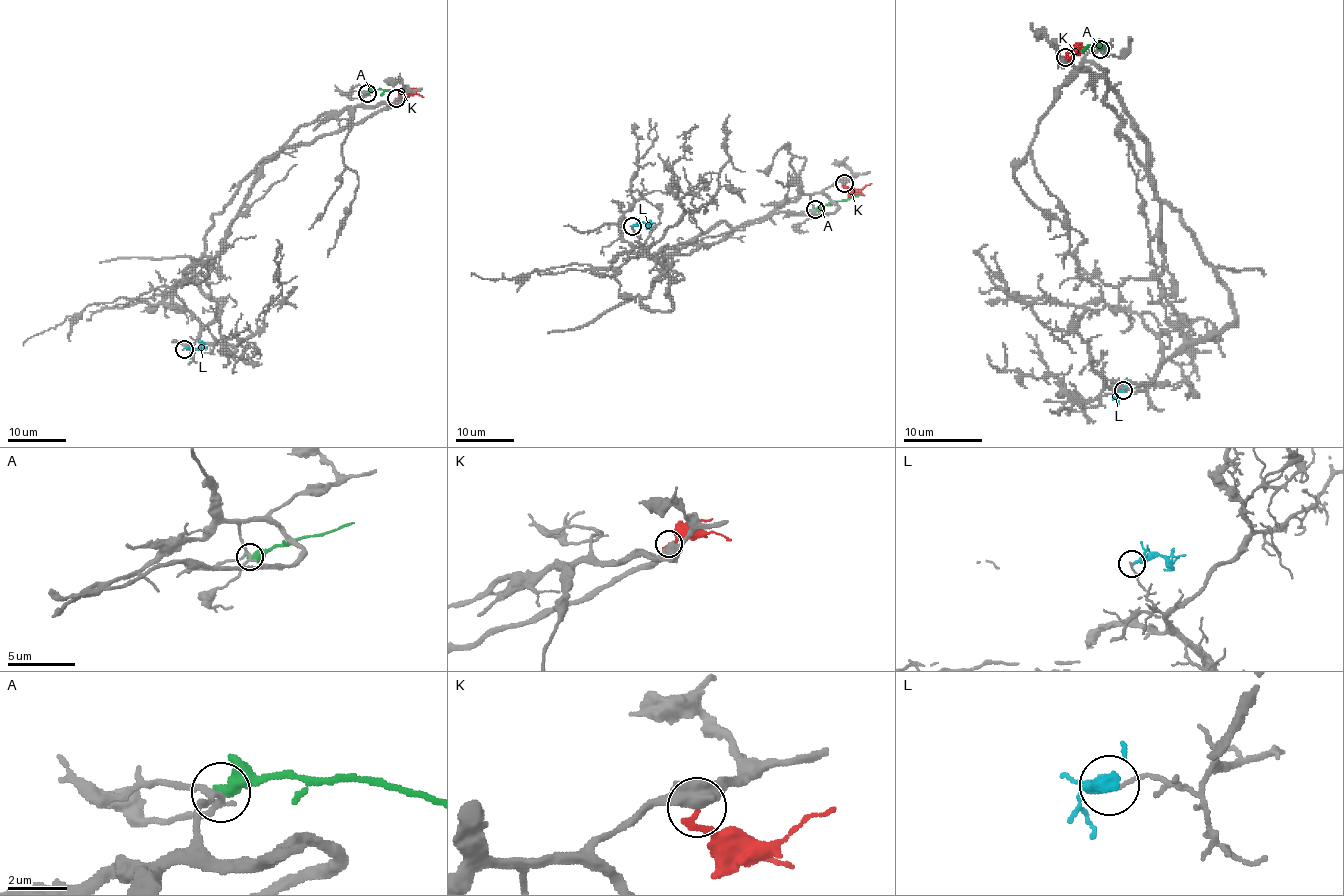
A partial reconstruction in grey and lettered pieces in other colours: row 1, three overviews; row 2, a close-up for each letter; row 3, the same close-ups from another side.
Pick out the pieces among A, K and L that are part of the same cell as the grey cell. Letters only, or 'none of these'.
none of these

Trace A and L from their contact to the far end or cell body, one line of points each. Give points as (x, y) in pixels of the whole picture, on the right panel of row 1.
A: (1101, 49), (1095, 45), (1081, 52)
L: (1122, 390), (1126, 378)

